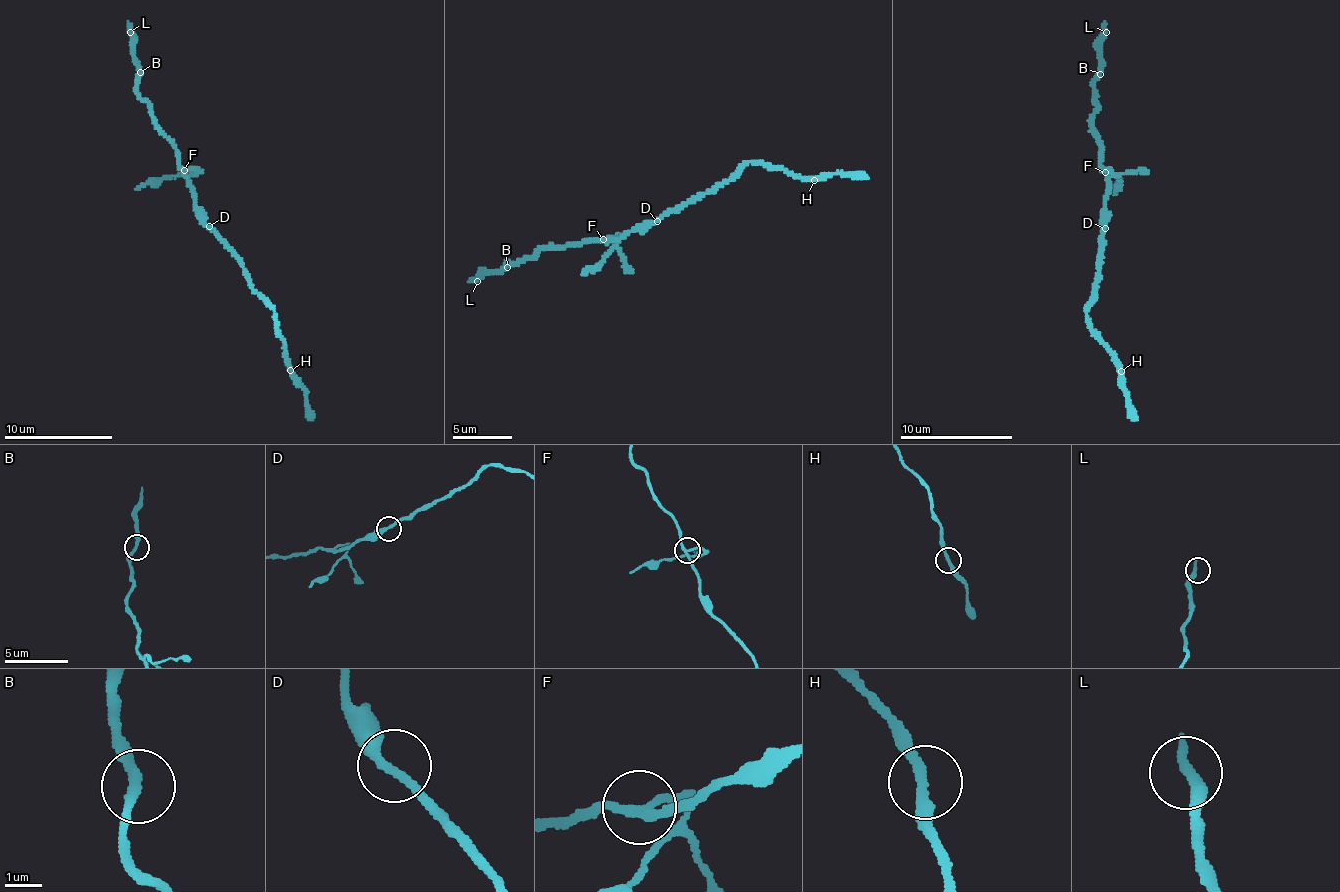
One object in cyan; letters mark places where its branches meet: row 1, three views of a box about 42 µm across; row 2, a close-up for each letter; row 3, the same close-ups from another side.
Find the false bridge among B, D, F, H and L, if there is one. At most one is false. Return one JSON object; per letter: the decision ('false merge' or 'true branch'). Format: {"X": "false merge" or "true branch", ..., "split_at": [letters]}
{"B": "true branch", "D": "true branch", "F": "false merge", "H": "true branch", "L": "true branch", "split_at": ["F"]}

